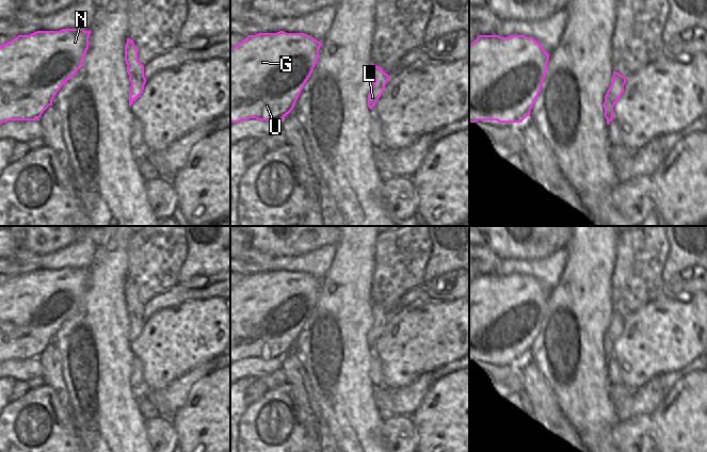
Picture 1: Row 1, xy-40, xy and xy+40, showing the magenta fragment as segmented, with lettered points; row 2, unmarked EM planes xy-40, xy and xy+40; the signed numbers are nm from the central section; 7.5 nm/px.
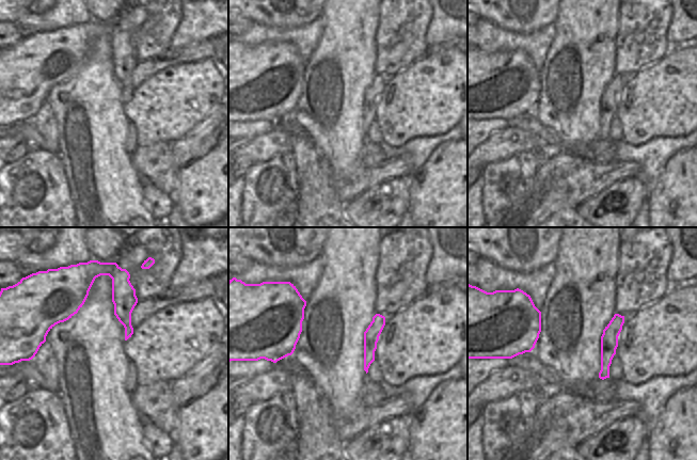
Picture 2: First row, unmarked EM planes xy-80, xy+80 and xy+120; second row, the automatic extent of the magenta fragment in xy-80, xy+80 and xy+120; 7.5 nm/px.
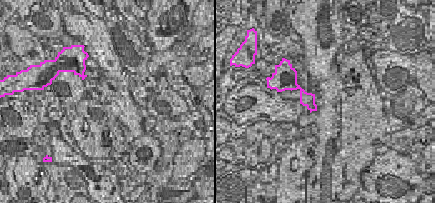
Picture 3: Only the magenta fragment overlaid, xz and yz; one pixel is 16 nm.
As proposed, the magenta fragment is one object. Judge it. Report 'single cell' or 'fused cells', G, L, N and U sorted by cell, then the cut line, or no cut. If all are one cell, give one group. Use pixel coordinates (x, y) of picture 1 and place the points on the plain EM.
fused cells | G N U / L | xy-40 (139, 301), (135, 315), (131, 321)

